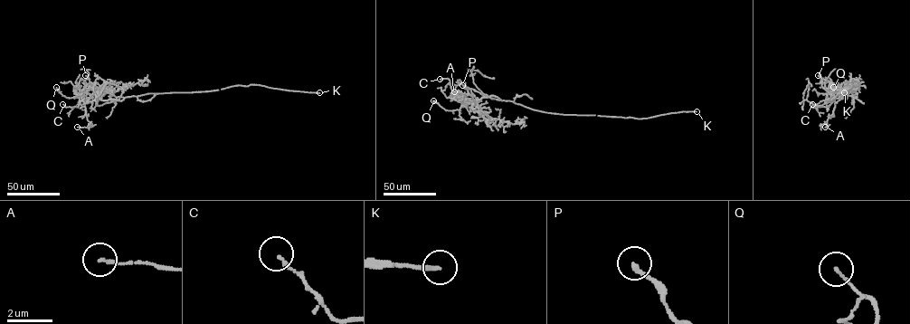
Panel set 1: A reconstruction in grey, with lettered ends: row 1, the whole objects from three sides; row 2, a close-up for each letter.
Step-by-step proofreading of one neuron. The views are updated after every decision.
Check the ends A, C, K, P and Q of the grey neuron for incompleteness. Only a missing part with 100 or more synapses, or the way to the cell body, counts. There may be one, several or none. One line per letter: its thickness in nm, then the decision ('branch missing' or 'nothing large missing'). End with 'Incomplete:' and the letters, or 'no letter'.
A: 140 nm thick; nothing large missing
C: 180 nm thick; nothing large missing
K: 170 nm thick; branch missing
P: 200 nm thick; nothing large missing
Q: 130 nm thick; nothing large missing
Incomplete: K

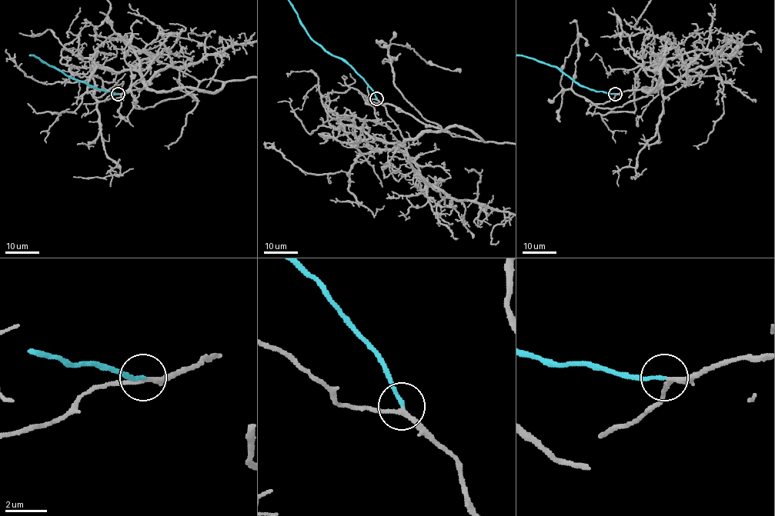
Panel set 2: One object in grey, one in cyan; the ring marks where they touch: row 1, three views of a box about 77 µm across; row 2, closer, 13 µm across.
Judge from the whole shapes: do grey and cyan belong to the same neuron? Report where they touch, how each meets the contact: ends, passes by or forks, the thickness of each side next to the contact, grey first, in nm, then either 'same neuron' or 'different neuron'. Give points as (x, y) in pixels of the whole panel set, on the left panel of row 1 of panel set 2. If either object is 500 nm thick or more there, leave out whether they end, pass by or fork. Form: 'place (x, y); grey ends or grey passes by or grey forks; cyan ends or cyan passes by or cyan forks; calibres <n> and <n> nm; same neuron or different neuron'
place (118, 94); grey passes by; cyan ends; calibres 190 and 160 nm; same neuron

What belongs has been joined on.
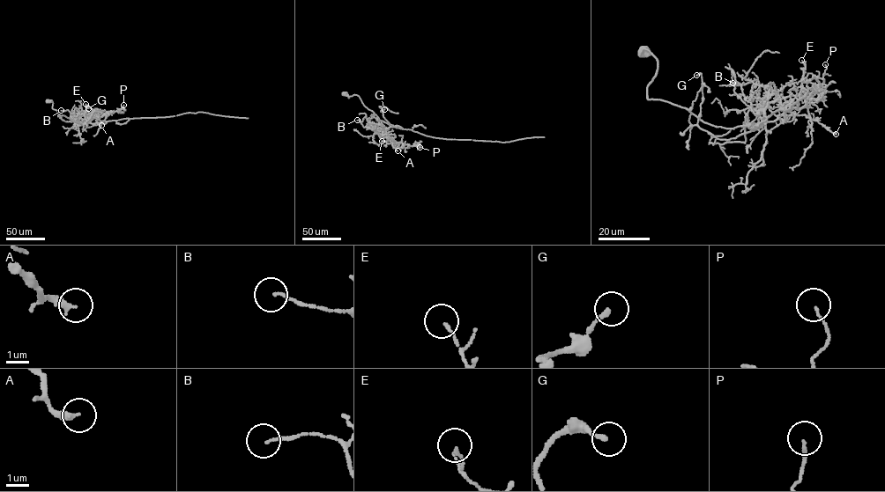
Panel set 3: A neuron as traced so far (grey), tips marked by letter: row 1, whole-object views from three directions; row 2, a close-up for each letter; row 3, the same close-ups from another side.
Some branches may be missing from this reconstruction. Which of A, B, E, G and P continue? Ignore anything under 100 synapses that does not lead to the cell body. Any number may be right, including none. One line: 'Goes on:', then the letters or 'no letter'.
Goes on: no letter

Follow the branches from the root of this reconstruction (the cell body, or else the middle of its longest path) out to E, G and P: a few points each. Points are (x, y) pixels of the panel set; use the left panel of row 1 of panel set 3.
E: (48, 101), (53, 102), (52, 108), (60, 114), (82, 124), (89, 122), (88, 117), (93, 113), (85, 104)
G: (48, 101), (53, 102), (52, 108), (59, 114), (80, 123), (106, 122), (87, 127), (85, 113), (88, 108)
P: (48, 101), (53, 102), (52, 108), (60, 114), (82, 124), (123, 109), (123, 105)

